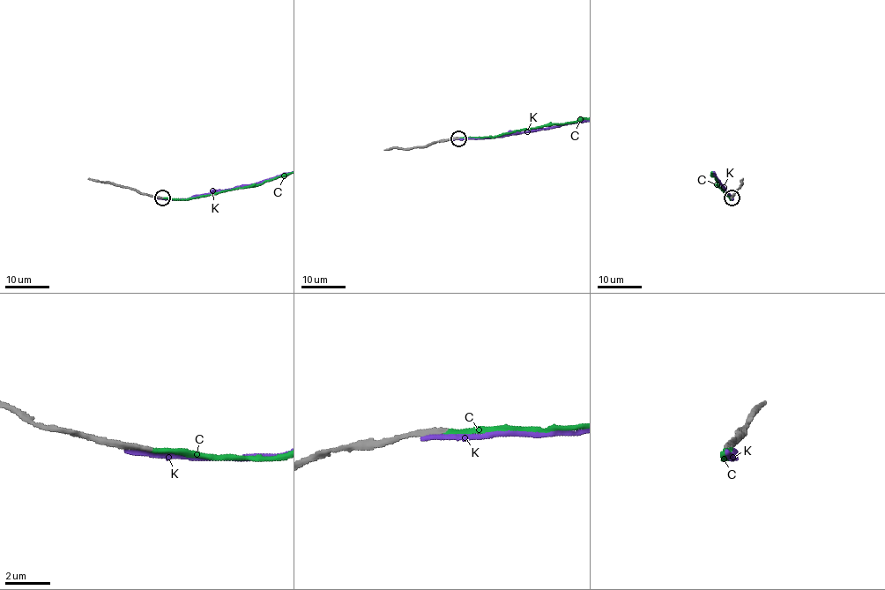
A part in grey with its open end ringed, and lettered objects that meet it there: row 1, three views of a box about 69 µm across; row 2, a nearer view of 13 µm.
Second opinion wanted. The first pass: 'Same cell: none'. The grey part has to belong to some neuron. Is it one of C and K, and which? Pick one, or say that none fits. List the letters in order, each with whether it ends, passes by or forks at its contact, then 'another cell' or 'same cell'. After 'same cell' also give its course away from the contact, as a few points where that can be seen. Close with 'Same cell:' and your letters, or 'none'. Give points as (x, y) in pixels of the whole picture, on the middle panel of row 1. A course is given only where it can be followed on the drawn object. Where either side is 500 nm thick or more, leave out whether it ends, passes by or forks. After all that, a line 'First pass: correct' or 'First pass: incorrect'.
C: it ends; same cell
K: it ends; another cell
Same cell: C
First pass: incorrect

